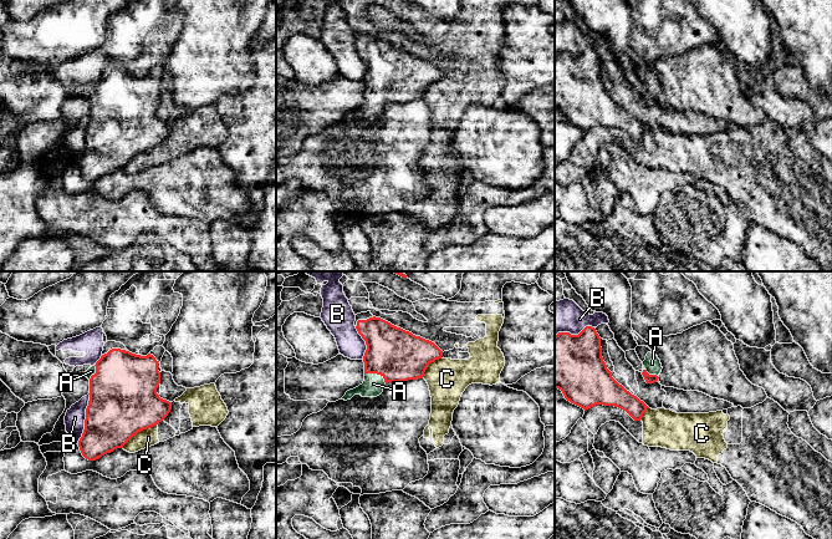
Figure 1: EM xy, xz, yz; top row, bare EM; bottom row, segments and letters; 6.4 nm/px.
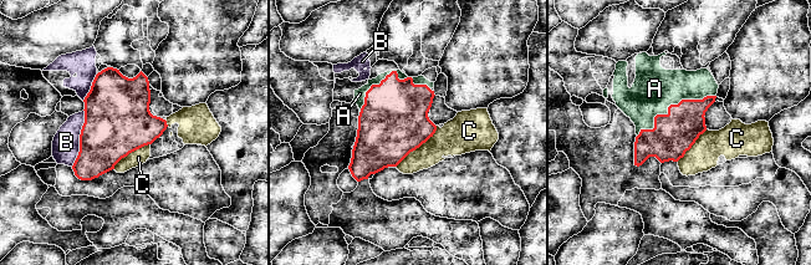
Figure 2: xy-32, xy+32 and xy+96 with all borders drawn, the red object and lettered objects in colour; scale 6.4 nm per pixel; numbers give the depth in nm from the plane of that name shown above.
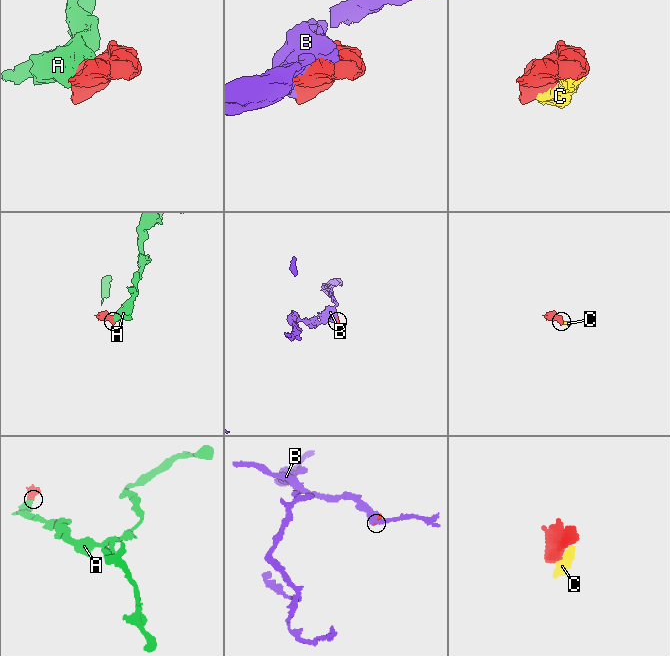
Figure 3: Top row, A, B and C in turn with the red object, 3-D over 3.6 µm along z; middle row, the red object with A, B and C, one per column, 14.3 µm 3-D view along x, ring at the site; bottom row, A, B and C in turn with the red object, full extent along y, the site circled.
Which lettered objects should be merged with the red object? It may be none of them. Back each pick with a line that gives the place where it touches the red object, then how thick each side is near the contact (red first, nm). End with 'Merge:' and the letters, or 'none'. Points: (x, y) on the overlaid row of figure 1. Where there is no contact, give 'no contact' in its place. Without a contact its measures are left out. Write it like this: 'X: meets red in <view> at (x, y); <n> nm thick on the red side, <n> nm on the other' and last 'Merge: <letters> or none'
A: meets red in xz at (376, 372); 340 nm thick on the red side, 140 nm on the other
Merge: A

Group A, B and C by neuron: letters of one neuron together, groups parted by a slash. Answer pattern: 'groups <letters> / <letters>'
groups A / B / C

